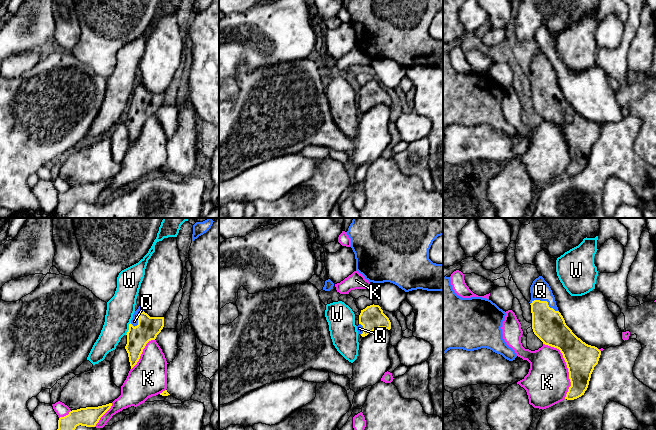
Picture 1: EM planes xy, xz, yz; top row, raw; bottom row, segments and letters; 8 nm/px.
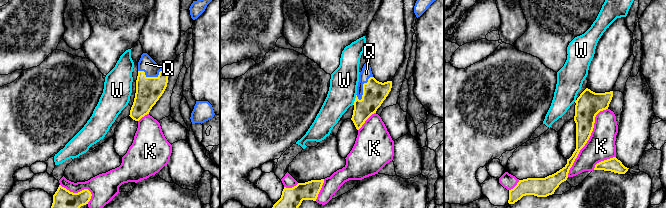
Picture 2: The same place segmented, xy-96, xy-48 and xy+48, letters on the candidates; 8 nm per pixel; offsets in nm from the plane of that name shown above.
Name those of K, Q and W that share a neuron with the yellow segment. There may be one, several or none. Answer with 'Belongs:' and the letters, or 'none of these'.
Belongs: Q

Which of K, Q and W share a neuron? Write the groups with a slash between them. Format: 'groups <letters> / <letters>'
groups K / Q / W

